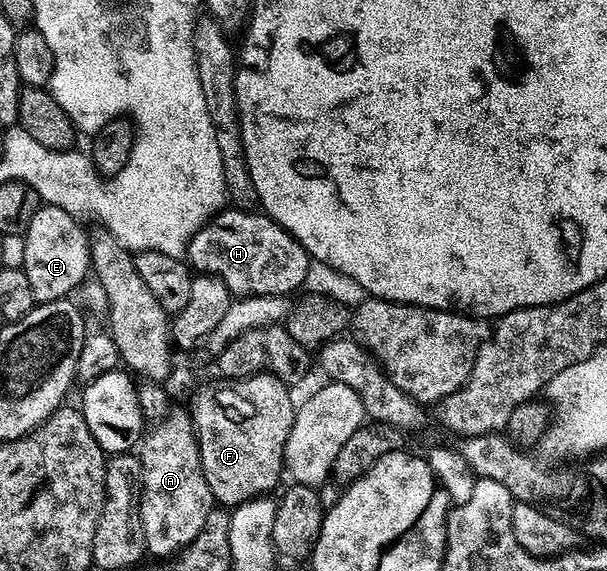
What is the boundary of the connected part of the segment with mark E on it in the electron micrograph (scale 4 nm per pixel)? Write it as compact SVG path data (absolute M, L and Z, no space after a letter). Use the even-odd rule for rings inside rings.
M43 204L37 214L33 214L33 222L29 222L23 233L25 258L22 269L38 303L47 304L51 300L70 297L71 291L89 276L91 240L83 233L83 228L80 221L52 204Z

